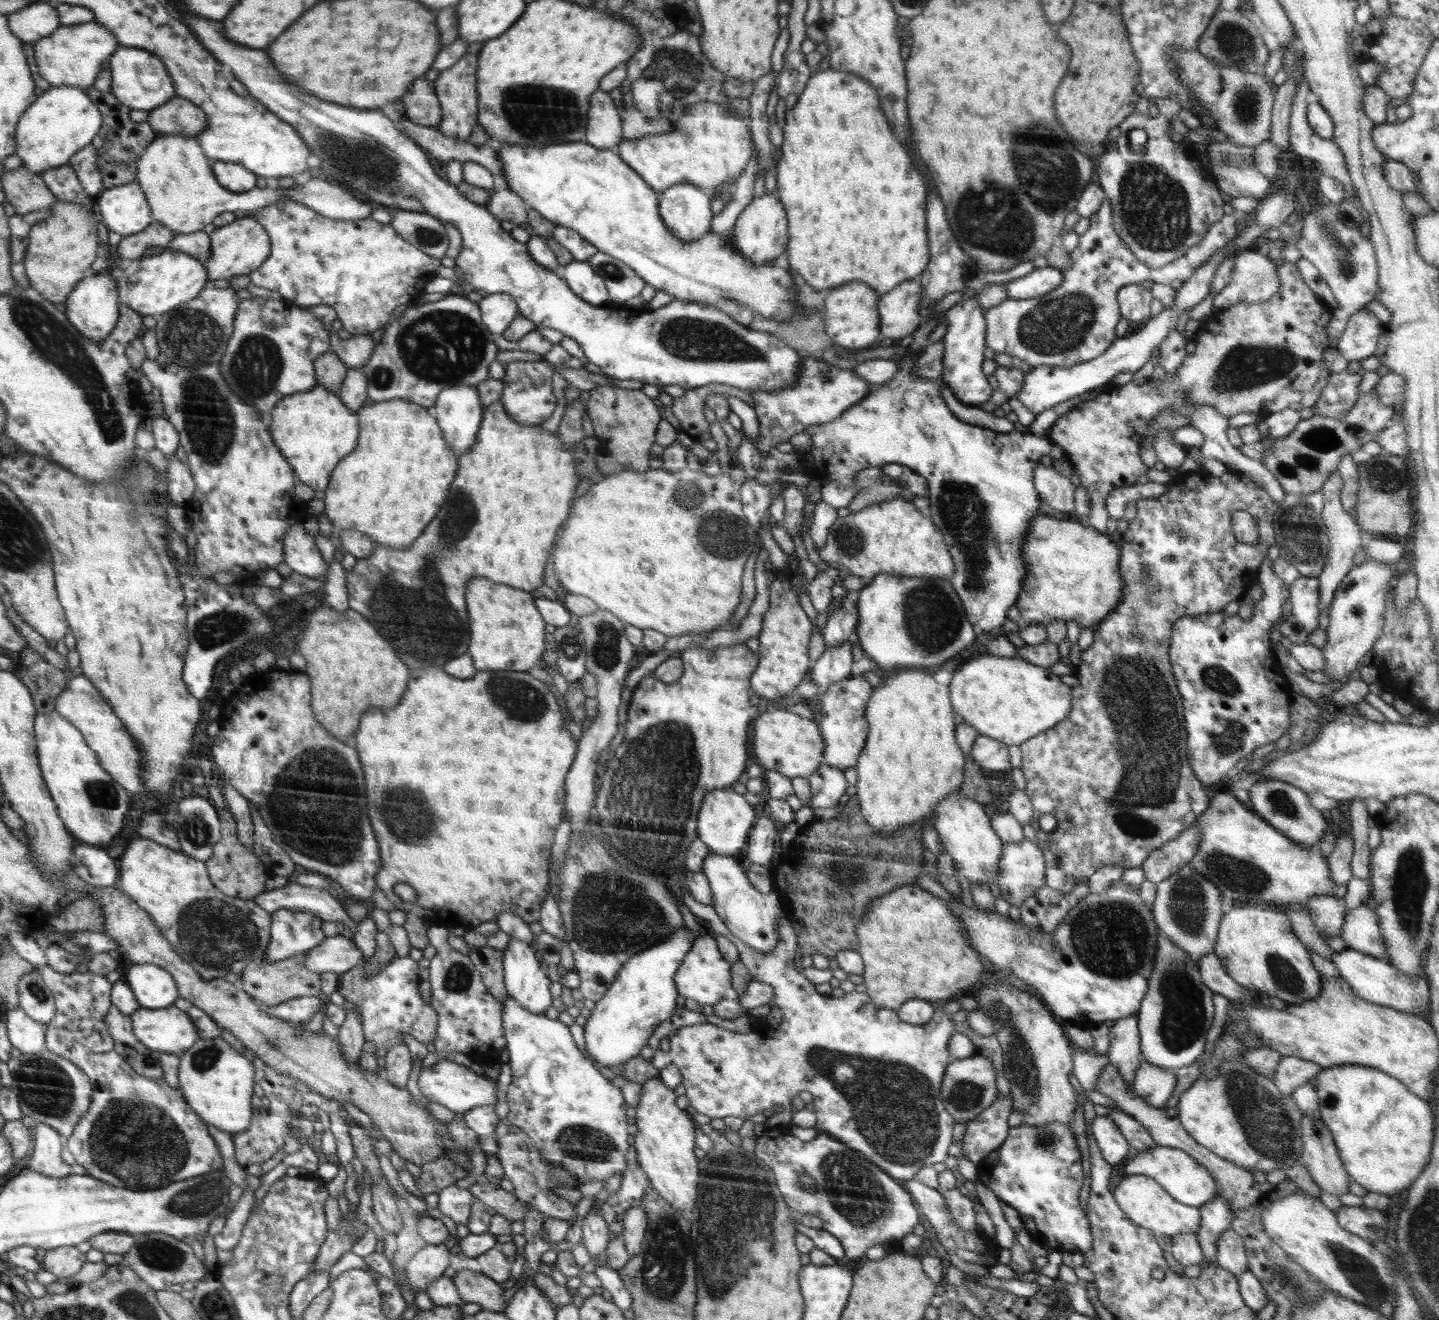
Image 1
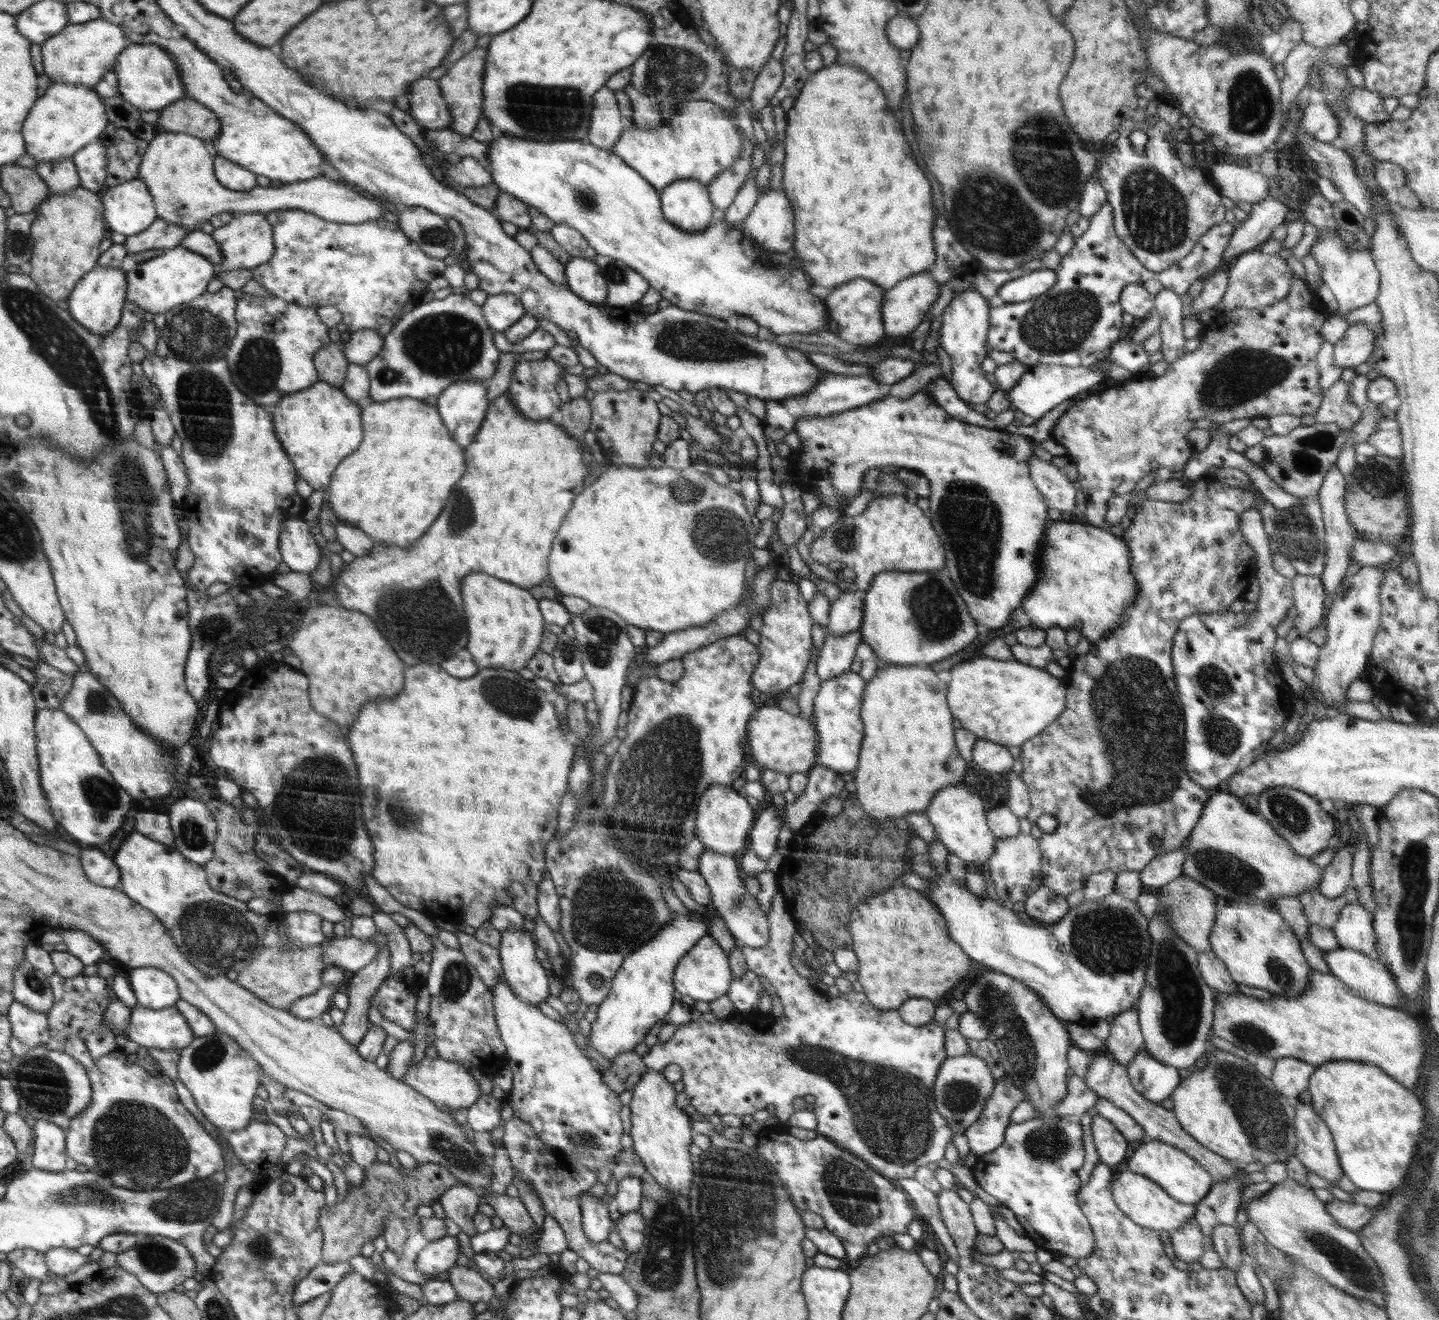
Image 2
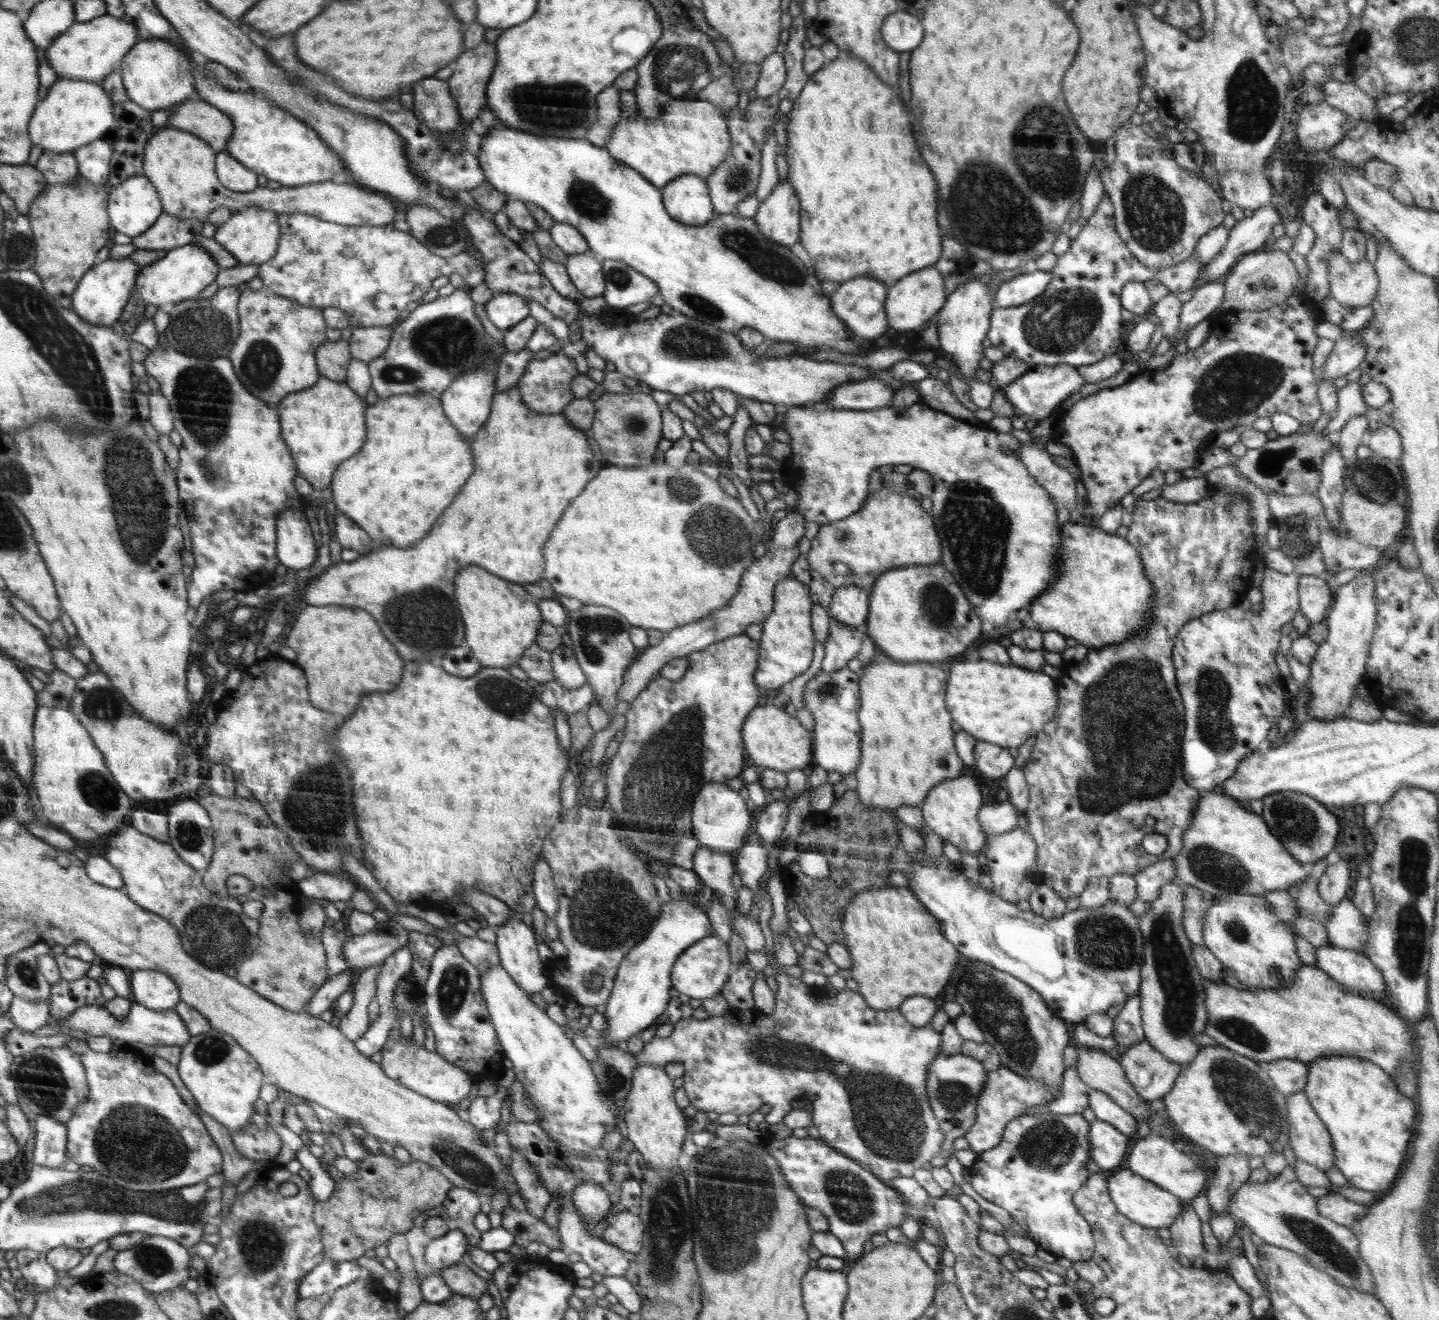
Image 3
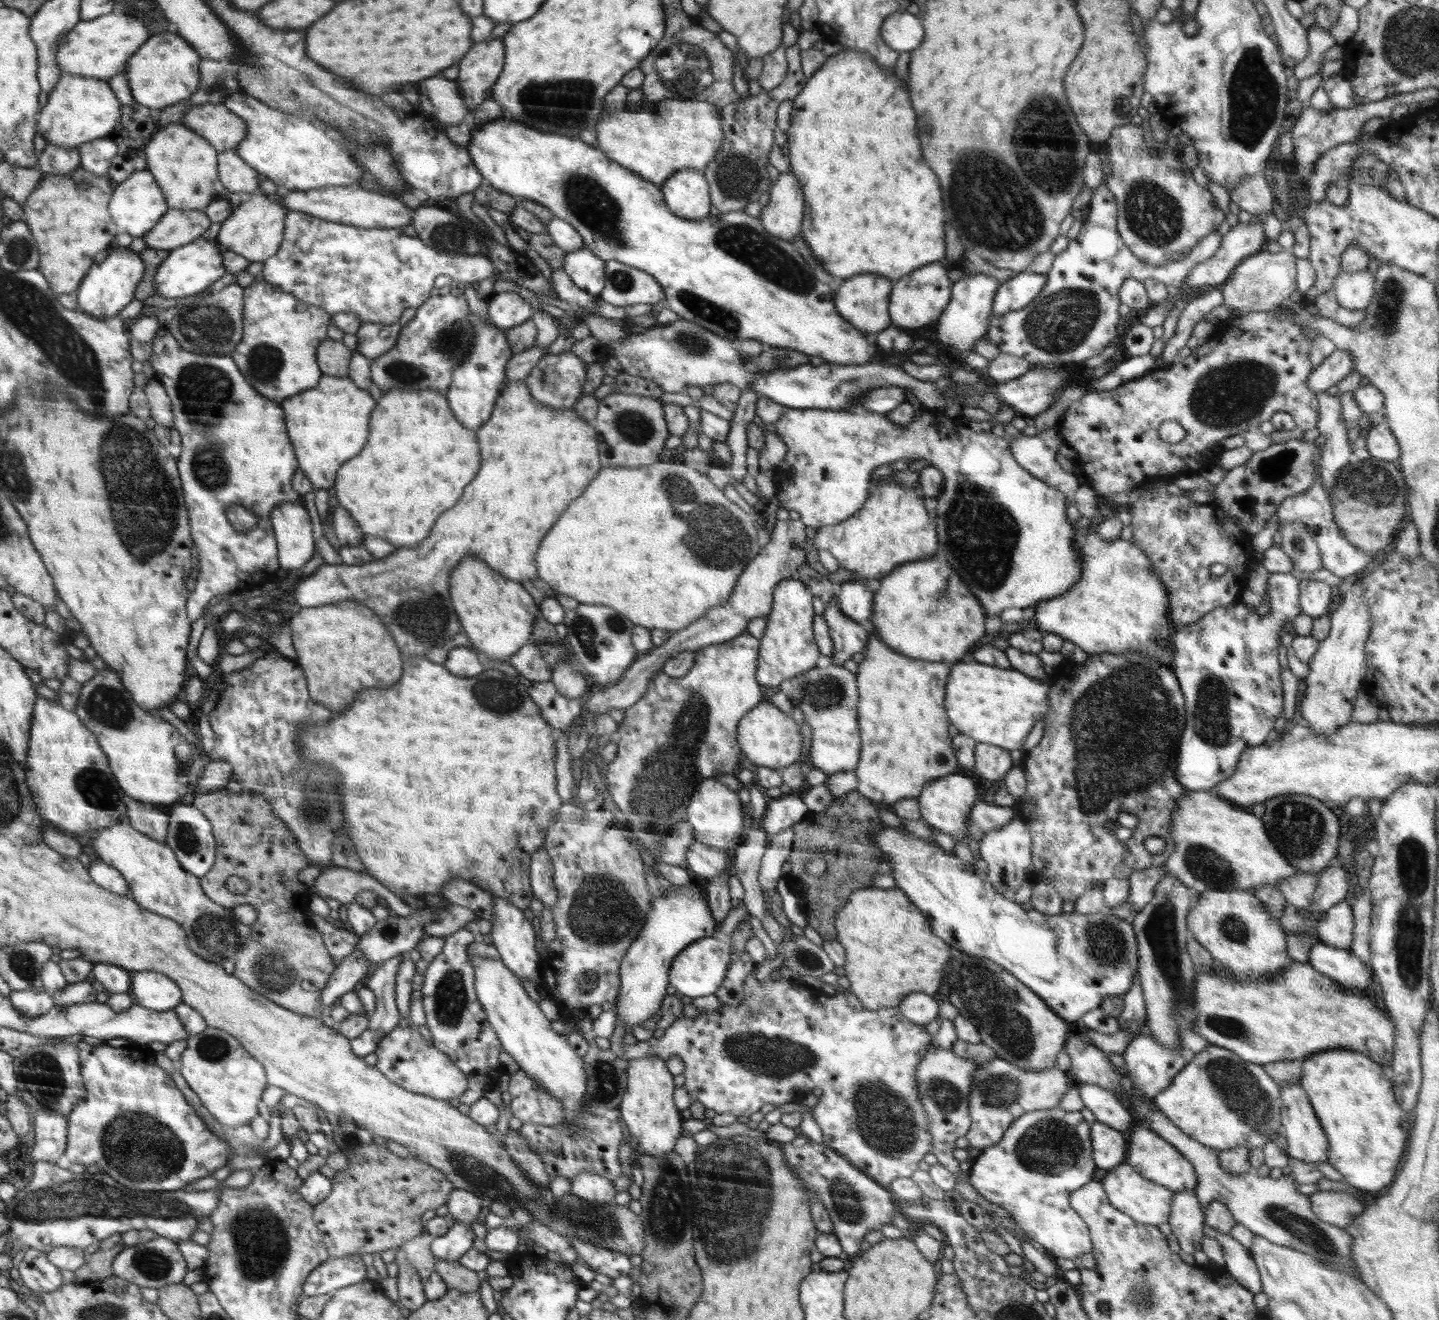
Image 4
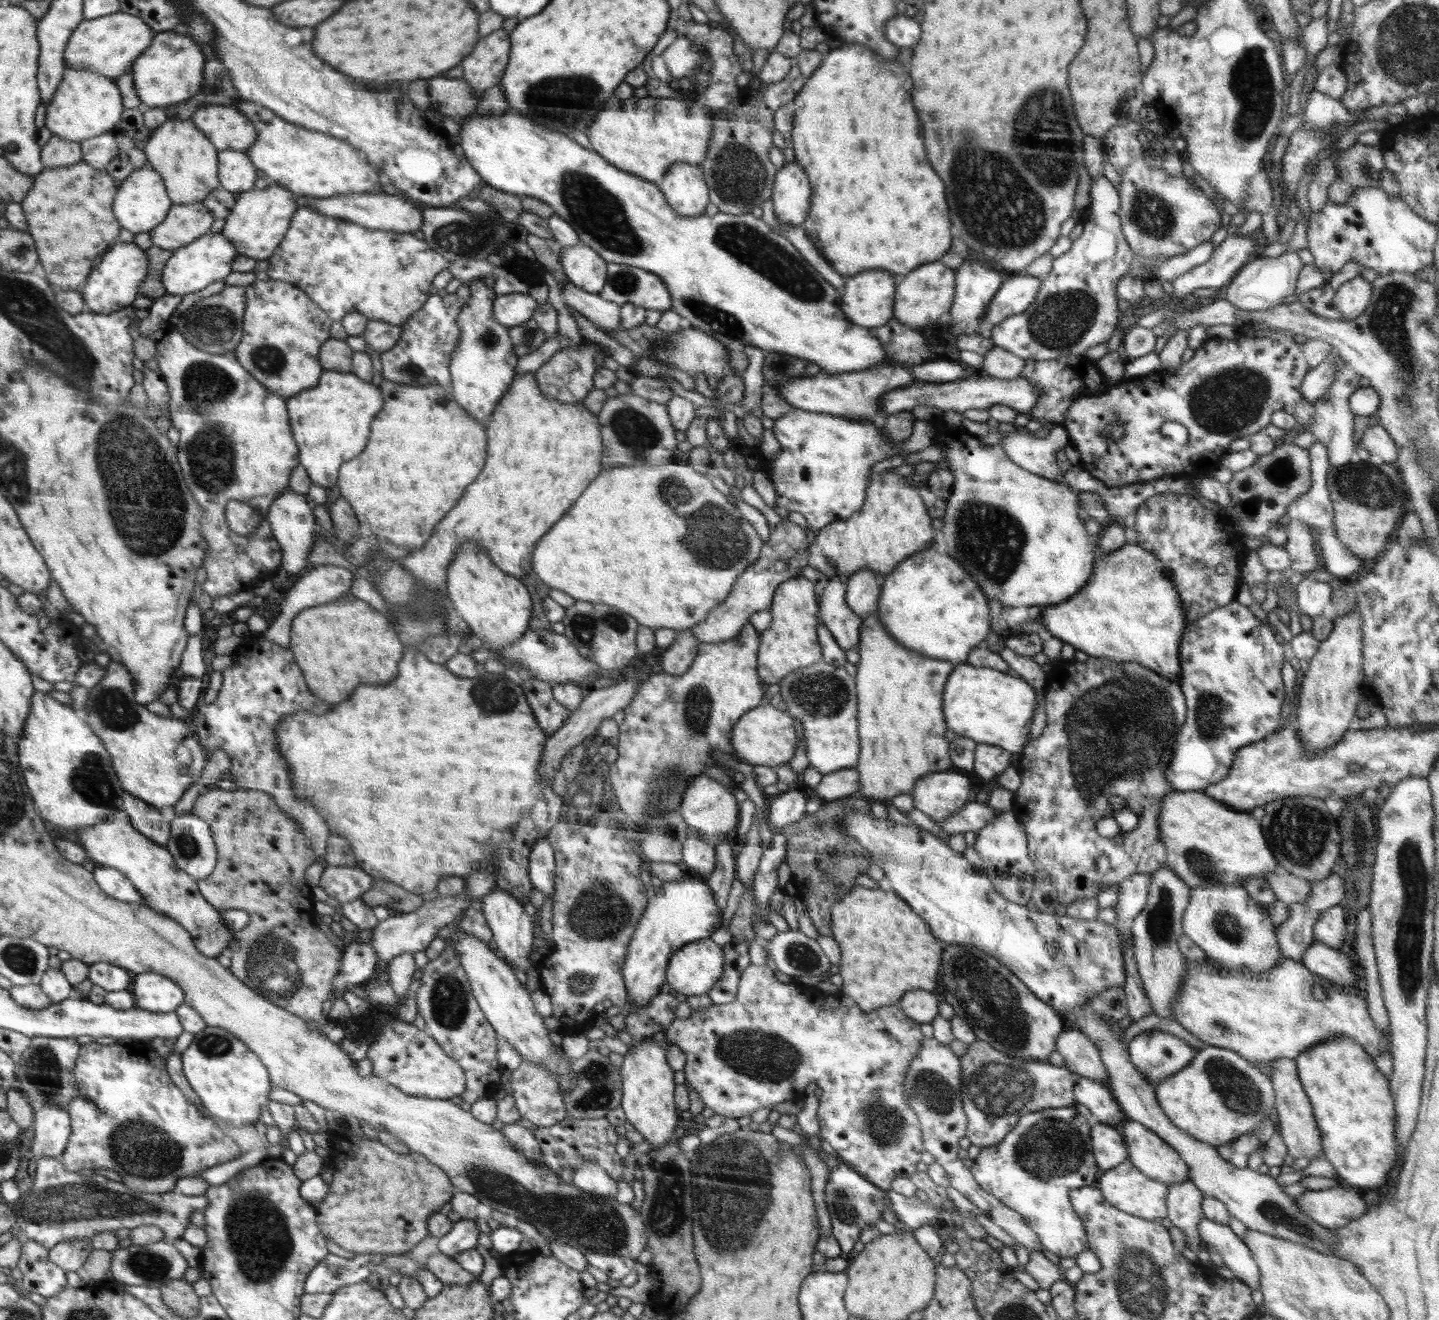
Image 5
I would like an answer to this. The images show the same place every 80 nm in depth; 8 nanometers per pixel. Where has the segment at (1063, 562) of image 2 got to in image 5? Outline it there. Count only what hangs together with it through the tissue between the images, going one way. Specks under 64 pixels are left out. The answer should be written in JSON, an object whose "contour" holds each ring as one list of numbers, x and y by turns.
{"contour":[[1124,543,1107,555,1098,552,1087,585,1063,603,1041,607,1042,624,1053,637,1061,638,1090,657,1138,663,1179,684,1179,646,1184,629,1190,622,1184,616,1183,604,1168,572,1160,560,1136,543]]}

